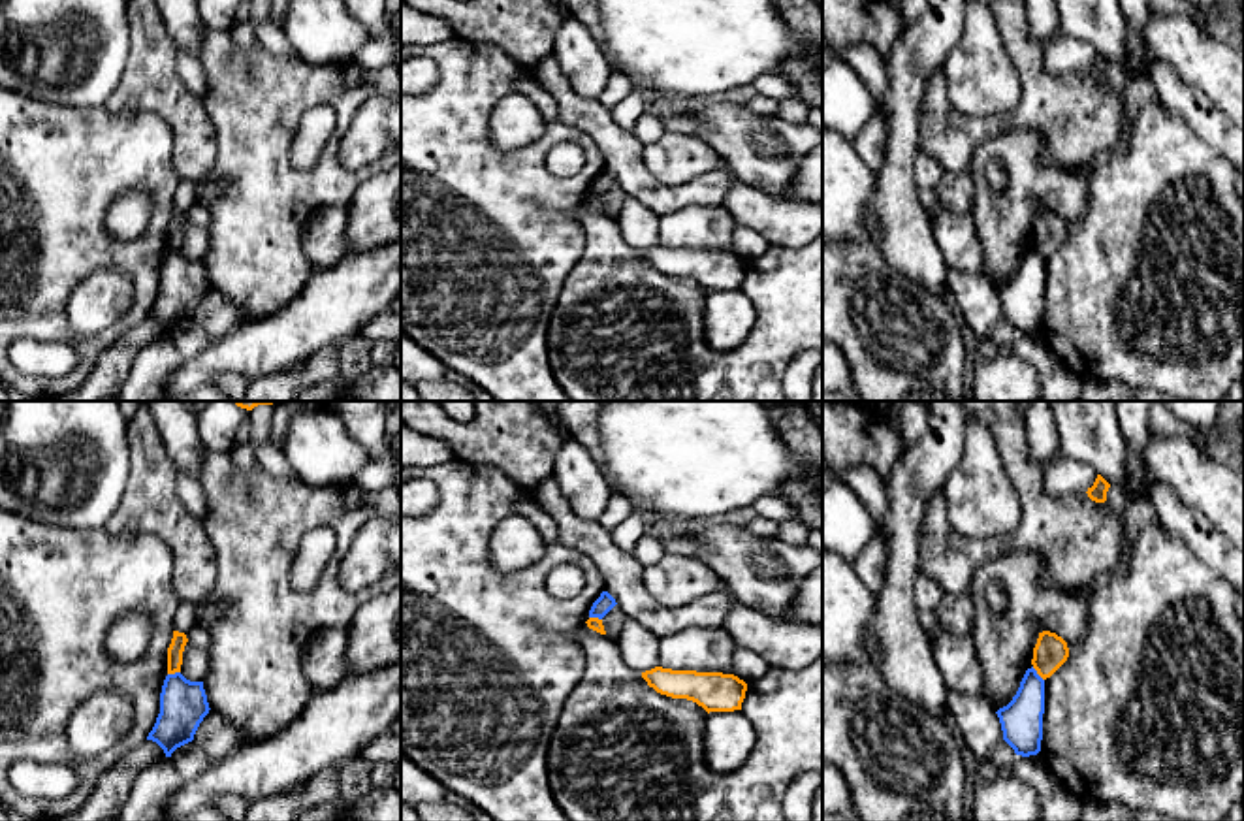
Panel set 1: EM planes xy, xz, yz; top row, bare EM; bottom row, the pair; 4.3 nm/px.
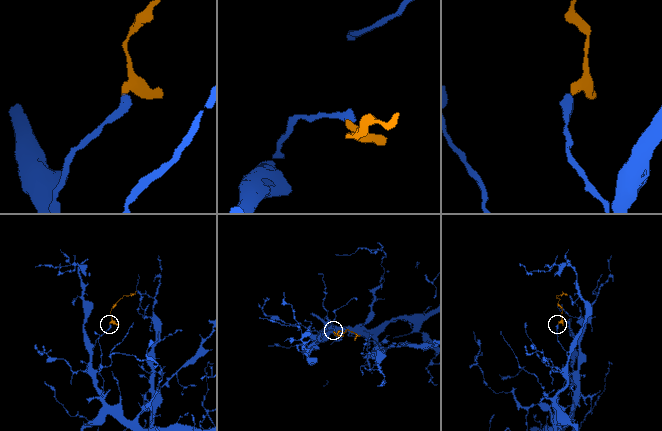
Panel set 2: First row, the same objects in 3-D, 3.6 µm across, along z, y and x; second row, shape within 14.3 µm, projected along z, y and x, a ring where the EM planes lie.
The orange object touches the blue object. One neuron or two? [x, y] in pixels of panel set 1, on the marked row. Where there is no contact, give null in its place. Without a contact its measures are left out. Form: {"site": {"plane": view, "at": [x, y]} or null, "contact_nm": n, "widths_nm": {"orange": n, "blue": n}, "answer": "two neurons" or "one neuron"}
{"site": {"plane": "yz", "at": [1037, 673]}, "contact_nm": 80, "widths_nm": {"orange": 150, "blue": 180}, "answer": "two neurons"}

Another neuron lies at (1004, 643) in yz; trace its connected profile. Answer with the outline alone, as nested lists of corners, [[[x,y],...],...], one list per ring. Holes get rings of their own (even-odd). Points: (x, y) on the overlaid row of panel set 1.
[[[1011,552],[979,565],[967,591],[975,606],[971,640],[984,672],[981,697],[984,697],[996,712],[1013,700],[1026,670],[1033,667],[1033,648],[1043,631],[1061,636],[1071,653],[1071,650],[1082,642],[1088,629],[1092,597],[1045,586],[1039,576],[1039,552]],[[990,582],[1003,586],[1007,595],[1007,610],[1003,614],[996,614],[988,603]]]

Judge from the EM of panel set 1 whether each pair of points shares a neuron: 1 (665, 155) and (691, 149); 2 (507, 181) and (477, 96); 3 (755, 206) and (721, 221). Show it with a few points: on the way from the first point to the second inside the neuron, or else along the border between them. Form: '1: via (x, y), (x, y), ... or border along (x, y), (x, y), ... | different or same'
1: via (670, 155), (685, 155) | same
2: via (486, 160), (475, 149), (475, 117) | same
3: border along (723, 206), (736, 221) | different

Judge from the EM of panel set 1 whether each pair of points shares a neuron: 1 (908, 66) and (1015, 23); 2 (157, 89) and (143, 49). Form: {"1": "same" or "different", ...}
{"1": "different", "2": "same"}

